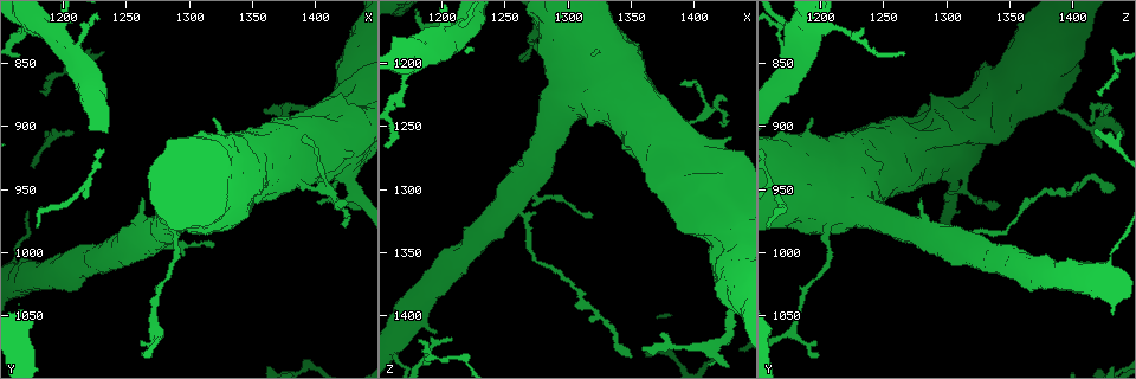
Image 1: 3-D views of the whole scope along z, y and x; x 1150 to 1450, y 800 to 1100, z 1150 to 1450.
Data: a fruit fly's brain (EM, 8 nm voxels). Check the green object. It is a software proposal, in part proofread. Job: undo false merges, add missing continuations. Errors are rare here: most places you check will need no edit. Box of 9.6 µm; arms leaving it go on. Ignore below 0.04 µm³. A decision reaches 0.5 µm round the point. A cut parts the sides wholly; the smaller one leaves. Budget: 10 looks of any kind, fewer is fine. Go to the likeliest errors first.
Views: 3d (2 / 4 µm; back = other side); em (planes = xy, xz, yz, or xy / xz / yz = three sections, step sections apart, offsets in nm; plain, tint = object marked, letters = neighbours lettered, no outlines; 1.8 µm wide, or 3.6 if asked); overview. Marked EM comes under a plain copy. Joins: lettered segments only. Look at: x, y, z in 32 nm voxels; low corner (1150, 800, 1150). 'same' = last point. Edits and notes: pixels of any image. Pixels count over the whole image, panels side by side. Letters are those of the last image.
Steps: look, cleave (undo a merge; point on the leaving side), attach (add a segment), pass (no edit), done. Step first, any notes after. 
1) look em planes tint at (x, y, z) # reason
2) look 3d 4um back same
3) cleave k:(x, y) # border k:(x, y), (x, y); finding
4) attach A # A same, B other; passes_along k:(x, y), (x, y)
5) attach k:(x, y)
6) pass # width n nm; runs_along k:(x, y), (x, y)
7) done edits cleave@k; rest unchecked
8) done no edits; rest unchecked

look em planes letters at (1198, 820, 1170) # calibre changes

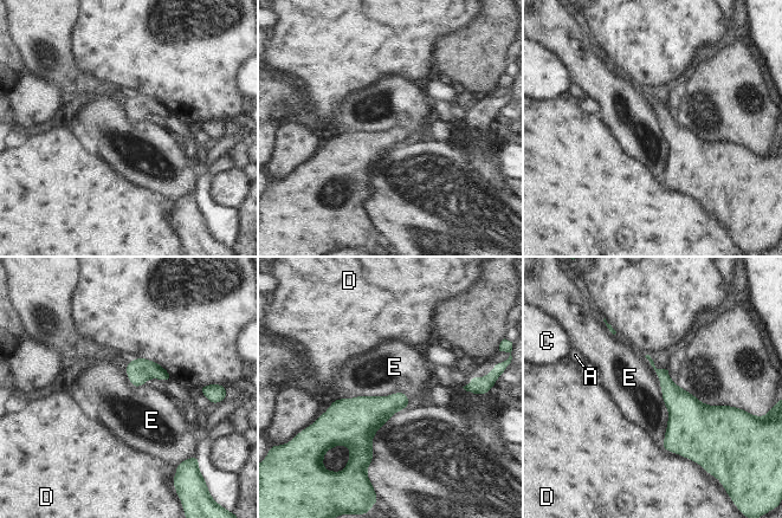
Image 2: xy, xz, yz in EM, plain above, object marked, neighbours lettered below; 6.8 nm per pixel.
pass # width 160 nm; A other, C other, D other, E other; border 2:(644, 356), (667, 410), (661, 444); continuous, no second cell

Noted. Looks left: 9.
look 3d 4um at (1322, 994, 1322) # free end

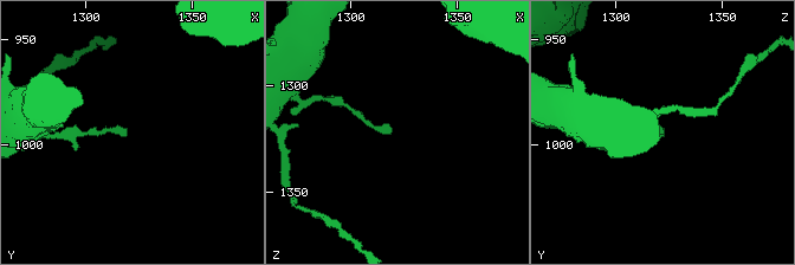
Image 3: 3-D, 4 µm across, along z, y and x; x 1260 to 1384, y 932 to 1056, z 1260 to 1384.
look em planes letters at (1319, 995, 1320)

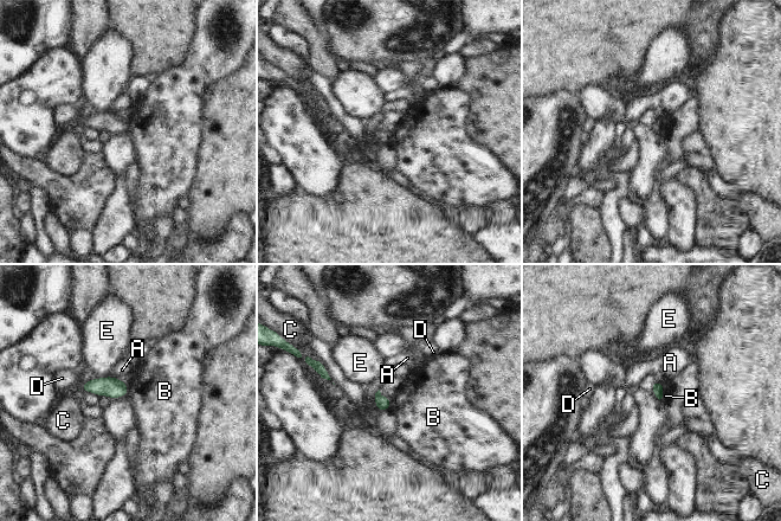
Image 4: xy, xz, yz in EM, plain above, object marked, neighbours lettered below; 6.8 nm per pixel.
pass # A other, B other, C other, D other, E other; border 4:(662, 381), (664, 392), (659, 399); none of them fits

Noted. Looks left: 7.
look em planes letters at (1390, 914, 1218) # branch stops here

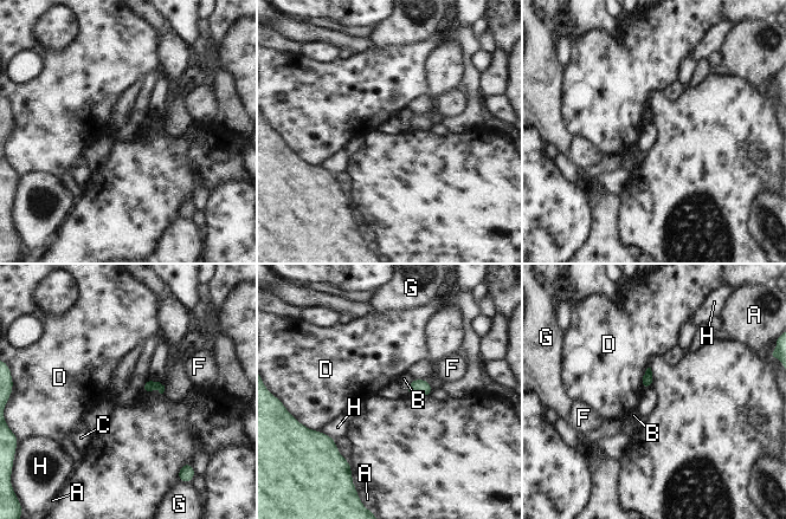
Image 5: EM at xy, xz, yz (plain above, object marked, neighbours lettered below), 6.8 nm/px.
pass # A other, B other, C other, D other, F other, G other, H other; border 5:(650, 367), (642, 377), (644, 389); none of them fits

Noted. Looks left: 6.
look em xy step 16 tint at (1290, 994, 1206) # calibre changes

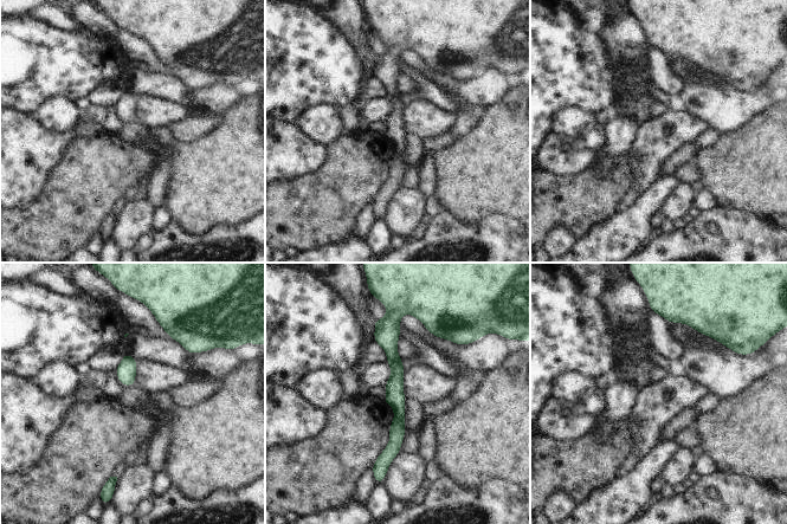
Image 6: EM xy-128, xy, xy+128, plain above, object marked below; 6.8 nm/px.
look em xy step 16 letters same # what lies round it

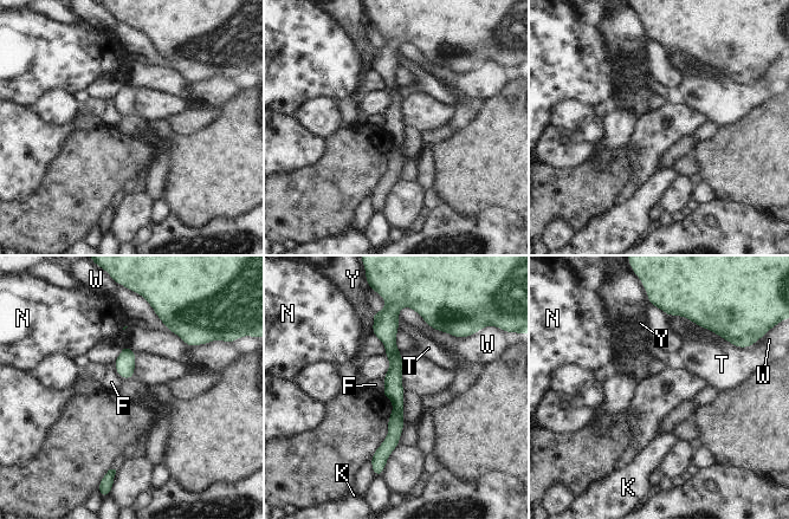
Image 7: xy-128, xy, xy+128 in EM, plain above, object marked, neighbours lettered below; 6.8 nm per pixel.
pass # width 60 nm; longest_contact W 440 nm; F other, K other, N other, T other, W other, Y other; one cell here

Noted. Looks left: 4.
done no edits; rest unchecked

